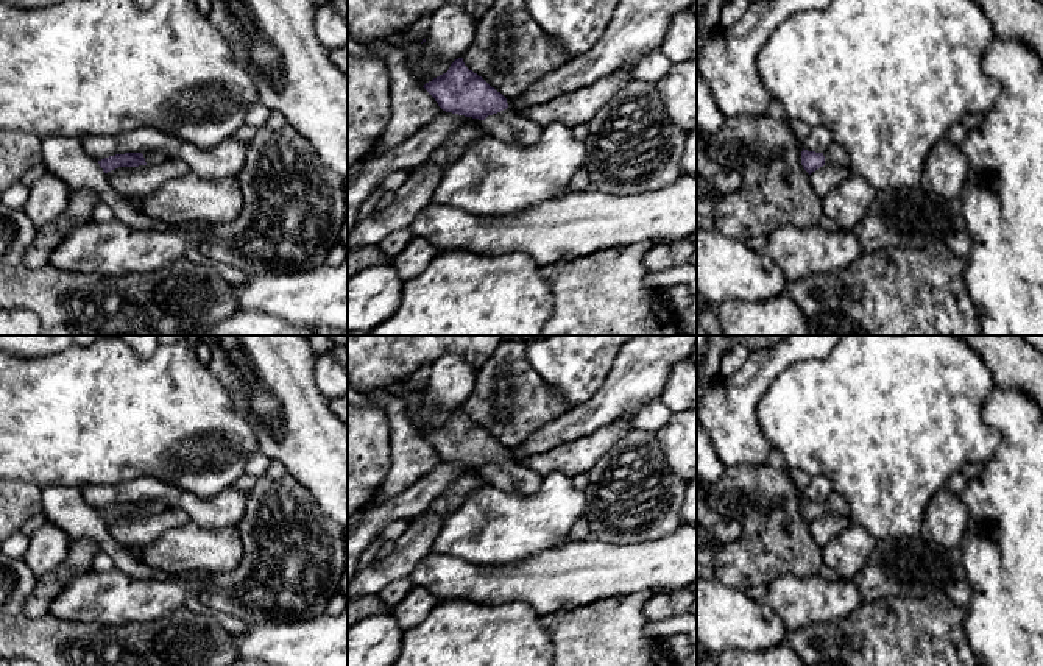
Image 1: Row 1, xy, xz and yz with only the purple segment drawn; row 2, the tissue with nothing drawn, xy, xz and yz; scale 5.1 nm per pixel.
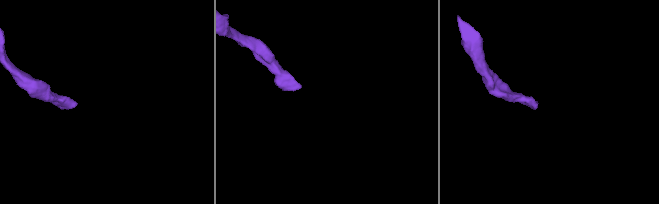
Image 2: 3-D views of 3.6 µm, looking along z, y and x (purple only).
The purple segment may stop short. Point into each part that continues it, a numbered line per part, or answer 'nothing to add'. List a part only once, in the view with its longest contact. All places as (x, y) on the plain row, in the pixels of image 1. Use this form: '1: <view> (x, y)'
1: xz (505, 474)

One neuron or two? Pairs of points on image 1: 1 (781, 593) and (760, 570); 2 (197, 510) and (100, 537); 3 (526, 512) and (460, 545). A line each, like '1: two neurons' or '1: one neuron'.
1: two neurons
2: two neurons
3: one neuron

